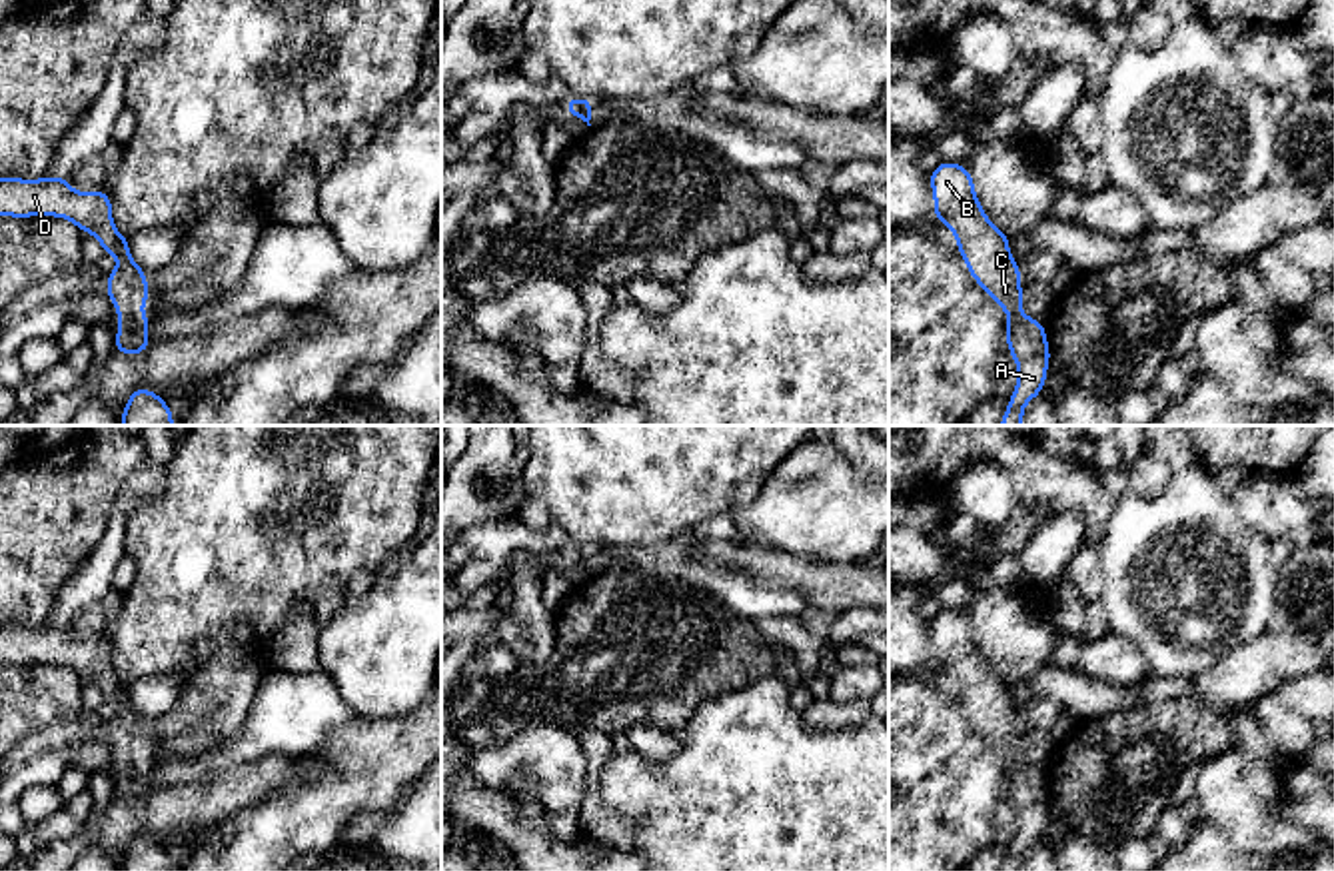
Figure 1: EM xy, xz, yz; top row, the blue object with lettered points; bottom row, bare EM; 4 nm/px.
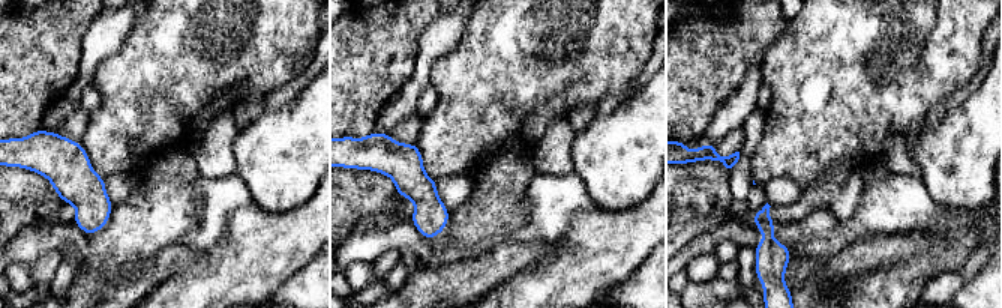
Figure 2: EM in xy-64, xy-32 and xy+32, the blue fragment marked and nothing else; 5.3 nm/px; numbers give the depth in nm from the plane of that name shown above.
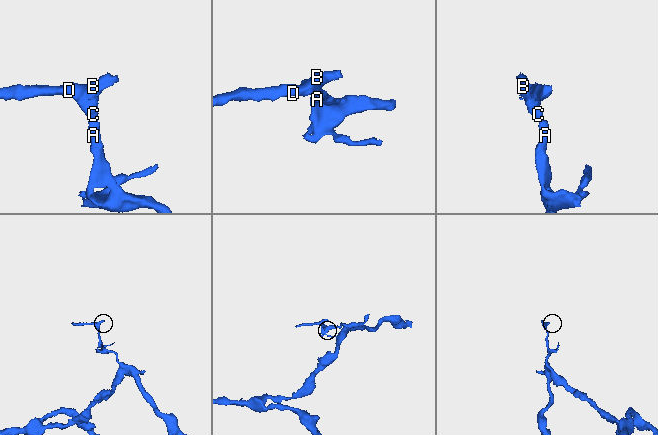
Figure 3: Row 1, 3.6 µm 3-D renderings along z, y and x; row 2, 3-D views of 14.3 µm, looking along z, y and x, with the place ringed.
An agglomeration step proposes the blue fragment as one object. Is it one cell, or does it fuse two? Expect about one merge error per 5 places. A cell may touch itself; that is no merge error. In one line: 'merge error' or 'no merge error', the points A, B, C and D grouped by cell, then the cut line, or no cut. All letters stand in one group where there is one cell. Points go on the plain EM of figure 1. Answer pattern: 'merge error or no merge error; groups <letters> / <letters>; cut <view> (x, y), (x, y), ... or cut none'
no merge error; groups A B C D; cut none

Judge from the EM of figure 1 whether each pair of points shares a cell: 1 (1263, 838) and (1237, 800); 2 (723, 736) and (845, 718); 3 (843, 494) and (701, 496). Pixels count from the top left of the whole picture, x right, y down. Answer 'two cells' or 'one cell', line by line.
1: one cell
2: two cells
3: two cells

